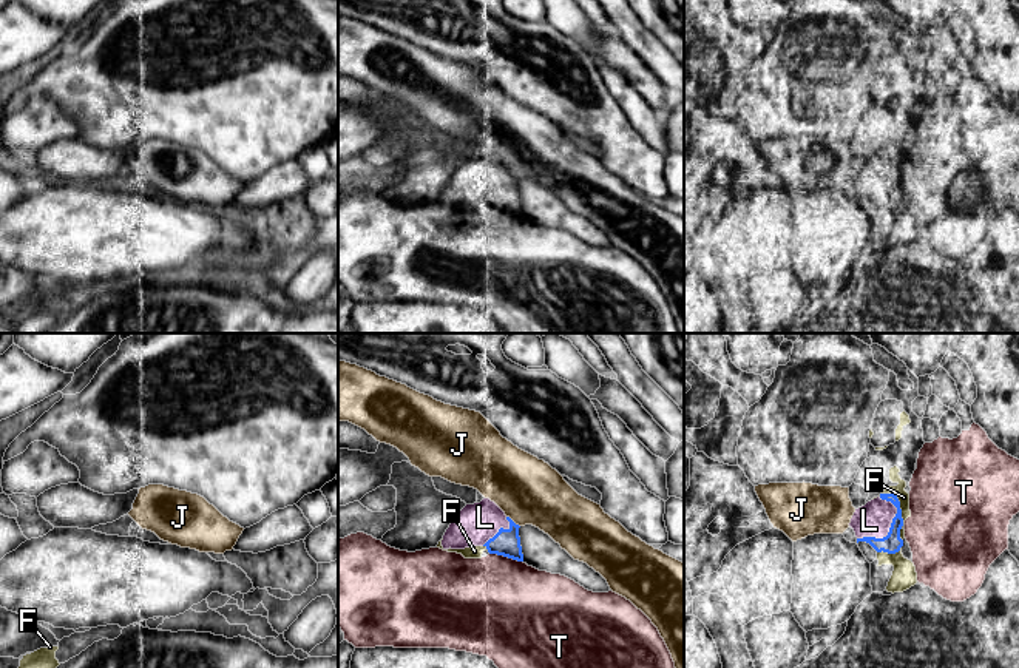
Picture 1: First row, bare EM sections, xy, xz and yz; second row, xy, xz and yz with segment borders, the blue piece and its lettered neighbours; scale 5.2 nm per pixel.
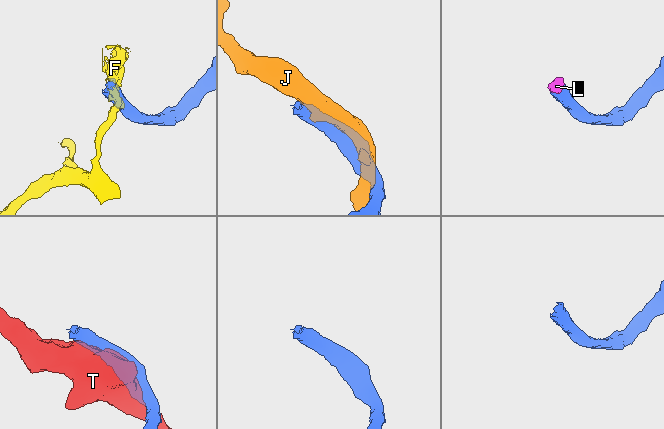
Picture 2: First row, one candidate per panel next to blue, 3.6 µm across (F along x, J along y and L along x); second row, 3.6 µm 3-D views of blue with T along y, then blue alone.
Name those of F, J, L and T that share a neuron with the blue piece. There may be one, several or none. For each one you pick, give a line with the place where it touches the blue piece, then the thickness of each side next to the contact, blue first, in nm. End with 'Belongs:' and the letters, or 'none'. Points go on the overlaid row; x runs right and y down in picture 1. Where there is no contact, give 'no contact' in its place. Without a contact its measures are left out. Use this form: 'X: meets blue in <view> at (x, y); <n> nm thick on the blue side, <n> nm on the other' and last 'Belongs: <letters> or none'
L: meets blue in yz at (886, 536); 100 nm thick on the blue side, 180 nm on the other
Belongs: L

